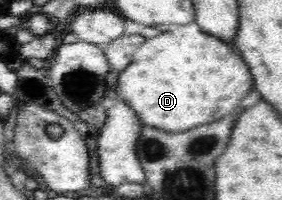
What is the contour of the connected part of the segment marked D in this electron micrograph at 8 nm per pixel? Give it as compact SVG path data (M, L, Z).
M196 21L189 24L167 22L164 25L171 26L167 27L167 30L174 29L146 39L132 55L130 65L120 71L117 82L118 98L122 98L137 113L142 124L170 133L191 130L199 124L215 122L233 112L237 104L254 88L254 80L248 64L231 50L229 44L225 44L231 40L223 40L199 30Z

